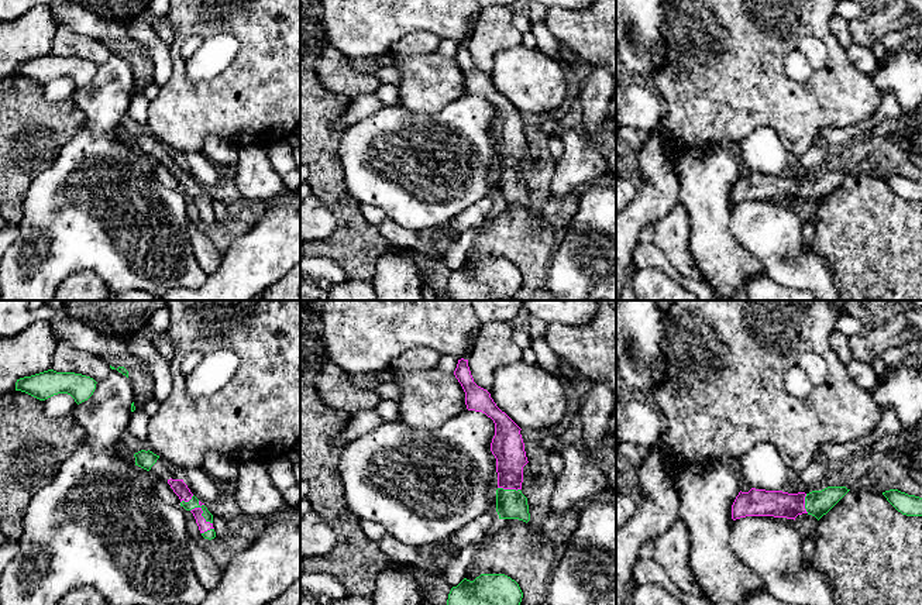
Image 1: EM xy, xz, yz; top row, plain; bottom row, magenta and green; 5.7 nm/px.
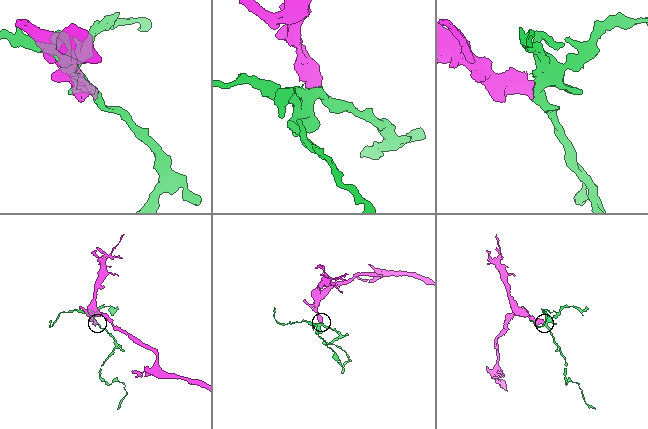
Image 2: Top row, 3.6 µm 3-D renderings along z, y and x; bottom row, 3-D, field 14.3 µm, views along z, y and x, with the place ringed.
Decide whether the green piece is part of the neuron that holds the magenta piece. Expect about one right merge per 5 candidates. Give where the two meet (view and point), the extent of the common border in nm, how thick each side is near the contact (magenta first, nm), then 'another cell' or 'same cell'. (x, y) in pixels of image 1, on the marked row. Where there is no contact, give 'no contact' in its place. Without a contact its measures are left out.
xy (202, 512) | 160 nm | 60/60 nm | same cell

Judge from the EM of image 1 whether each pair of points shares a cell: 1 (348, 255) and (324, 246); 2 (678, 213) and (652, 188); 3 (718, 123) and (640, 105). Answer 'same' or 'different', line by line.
1: same
2: different
3: different

